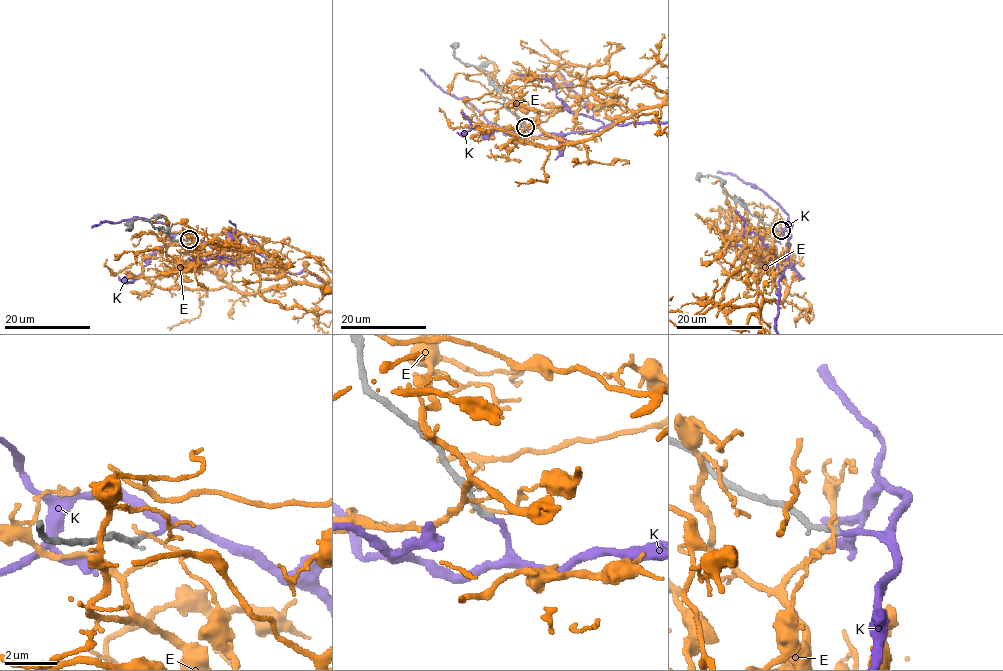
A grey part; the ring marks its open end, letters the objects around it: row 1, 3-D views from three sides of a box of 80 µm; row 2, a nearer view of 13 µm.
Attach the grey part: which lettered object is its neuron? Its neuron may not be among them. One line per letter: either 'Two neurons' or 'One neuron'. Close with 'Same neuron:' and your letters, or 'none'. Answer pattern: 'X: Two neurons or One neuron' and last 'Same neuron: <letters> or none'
E: Two neurons
K: One neuron
Same neuron: K

